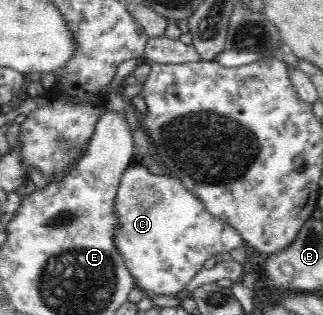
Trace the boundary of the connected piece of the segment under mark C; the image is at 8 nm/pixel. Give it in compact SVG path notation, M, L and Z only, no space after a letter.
M140 163L126 168L121 177L116 196L116 216L120 229L116 233L116 248L134 276L135 288L149 296L179 297L192 282L193 277L204 267L204 263L220 253L231 253L243 246L240 234L228 222L217 219L206 206L178 178L150 173Z

